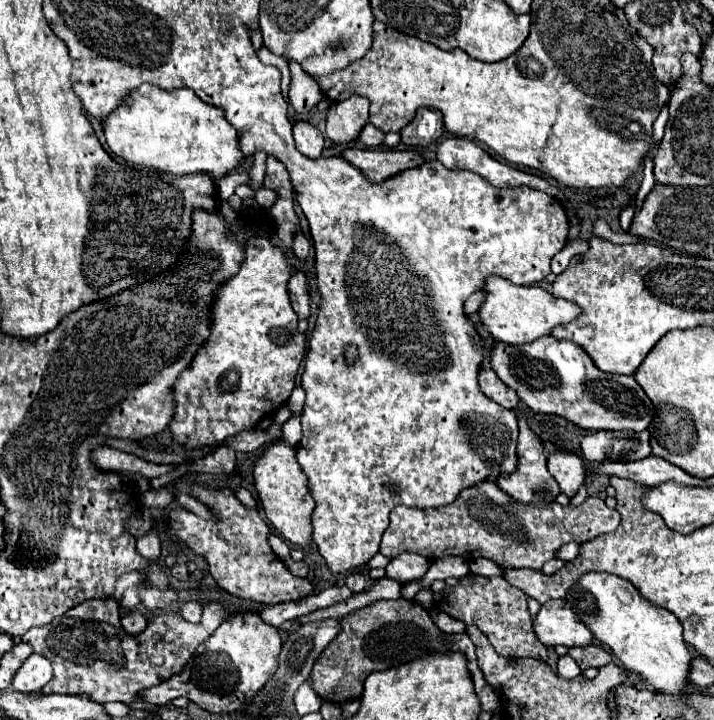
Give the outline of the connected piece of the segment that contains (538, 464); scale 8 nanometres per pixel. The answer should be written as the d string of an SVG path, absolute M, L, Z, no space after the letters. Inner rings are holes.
M519 416L519 436L517 452L519 452L519 464L517 464L517 470L509 476L499 476L497 480L497 486L507 492L513 500L519 500L521 504L533 504L533 502L551 502L555 500L555 496L559 494L559 486L557 482L553 480L553 476L549 474L547 470L547 456L545 456L545 450L541 446L541 440L531 432L529 424L527 424L527 418L525 416Z

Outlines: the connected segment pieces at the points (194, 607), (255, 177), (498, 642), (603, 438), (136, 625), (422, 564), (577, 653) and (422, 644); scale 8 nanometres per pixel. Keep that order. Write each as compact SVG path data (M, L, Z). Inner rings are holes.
M187 602L183 608L181 608L181 616L187 620L187 622L201 622L201 612L203 612L203 606L197 604L197 602Z
M257 152L253 156L253 166L249 170L249 186L253 192L257 192L259 188L263 188L263 176L265 176L265 158L263 152Z
M475 576L473 580L463 578L459 586L447 586L441 594L435 594L435 604L451 618L465 622L467 626L475 624L501 656L535 658L547 662L547 646L539 644L533 634L525 592L507 584L507 580L503 580L501 576Z
M601 430L585 436L581 440L581 452L591 462L601 460L615 460L615 462L631 462L643 460L651 456L651 434L645 432L631 432L631 430Z
M129 610L123 618L121 618L121 624L123 624L123 628L125 628L125 632L127 634L139 634L139 632L143 632L143 628L147 626L147 620L145 620L145 616L141 614L141 610Z
M405 552L405 554L399 554L397 558L393 558L385 570L387 570L387 578L405 584L405 582L423 578L423 574L429 570L429 560L419 554Z
M591 644L587 648L571 648L569 656L577 662L582 671L587 668L601 668L612 661L611 654L597 644Z
M379 600L371 606L371 614L353 612L339 620L341 632L315 660L311 672L311 686L325 702L345 704L363 694L363 682L371 672L389 670L411 660L449 652L447 634L431 620L429 612L415 600Z

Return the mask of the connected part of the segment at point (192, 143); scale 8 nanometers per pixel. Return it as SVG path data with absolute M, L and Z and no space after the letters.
M141 84L119 102L119 108L103 118L103 132L115 156L129 164L177 176L207 172L215 180L221 180L243 160L235 128L225 120L219 108L199 100L193 90L169 92Z

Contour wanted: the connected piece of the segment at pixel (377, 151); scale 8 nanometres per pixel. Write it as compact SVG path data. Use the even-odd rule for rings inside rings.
M347 148L343 158L355 164L371 182L387 180L403 170L417 168L425 160L415 150L381 150L381 148Z

